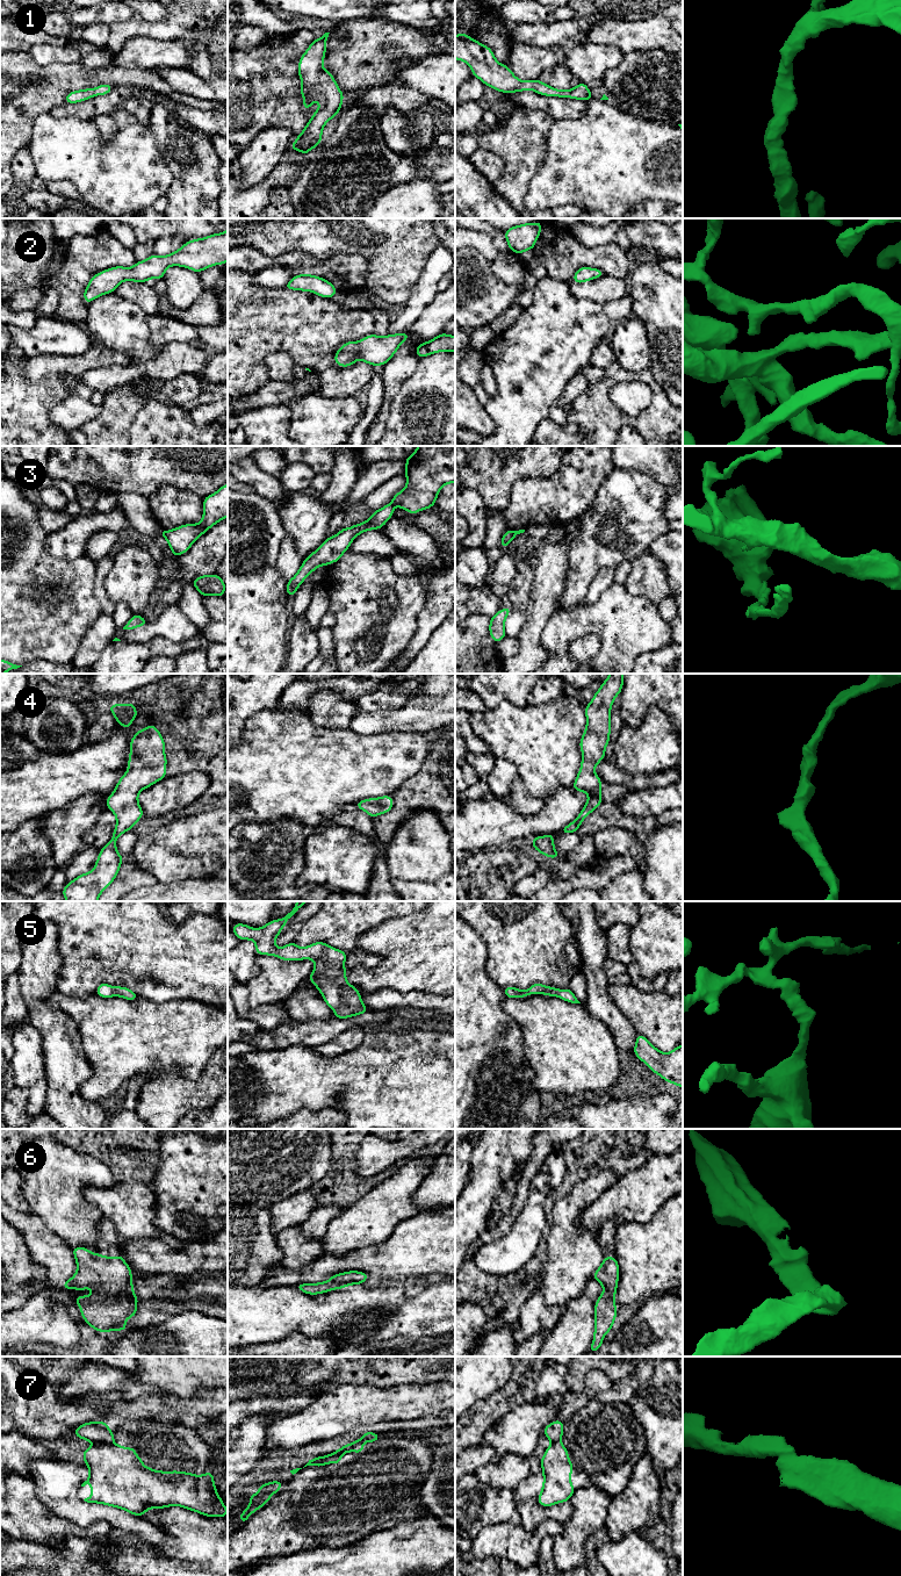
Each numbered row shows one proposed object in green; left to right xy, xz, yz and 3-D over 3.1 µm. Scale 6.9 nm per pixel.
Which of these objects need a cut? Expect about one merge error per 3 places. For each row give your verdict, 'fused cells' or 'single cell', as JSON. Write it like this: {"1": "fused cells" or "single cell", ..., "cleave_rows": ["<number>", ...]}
{"1": "single cell", "2": "single cell", "3": "fused cells", "4": "single cell", "5": "single cell", "6": "single cell", "7": "fused cells", "cleave_rows": ["3", "7"]}

